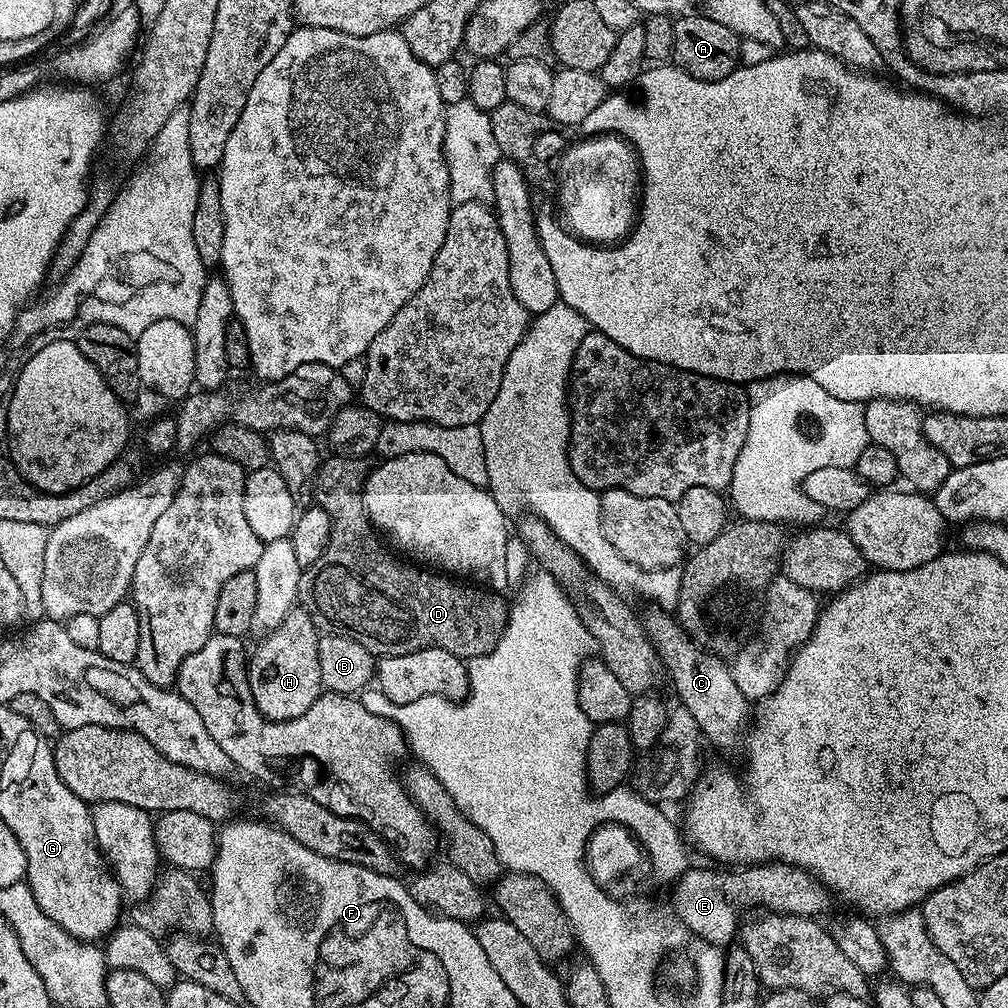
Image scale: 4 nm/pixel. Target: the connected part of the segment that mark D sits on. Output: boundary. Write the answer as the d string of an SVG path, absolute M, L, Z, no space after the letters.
M332 454L329 457L329 460L327 457L321 463L316 475L314 500L326 510L332 529L318 562L311 564L301 574L299 607L304 608L313 618L318 618L321 625L324 623L328 627L325 629L337 636L354 638L354 642L366 646L366 650L377 658L410 654L414 650L427 648L441 648L465 661L473 660L475 656L485 656L499 642L500 635L508 624L509 601L504 601L499 591L473 586L471 583L449 578L439 571L413 566L403 559L395 560L380 545L381 537L368 519L364 505L365 461L354 456Z

